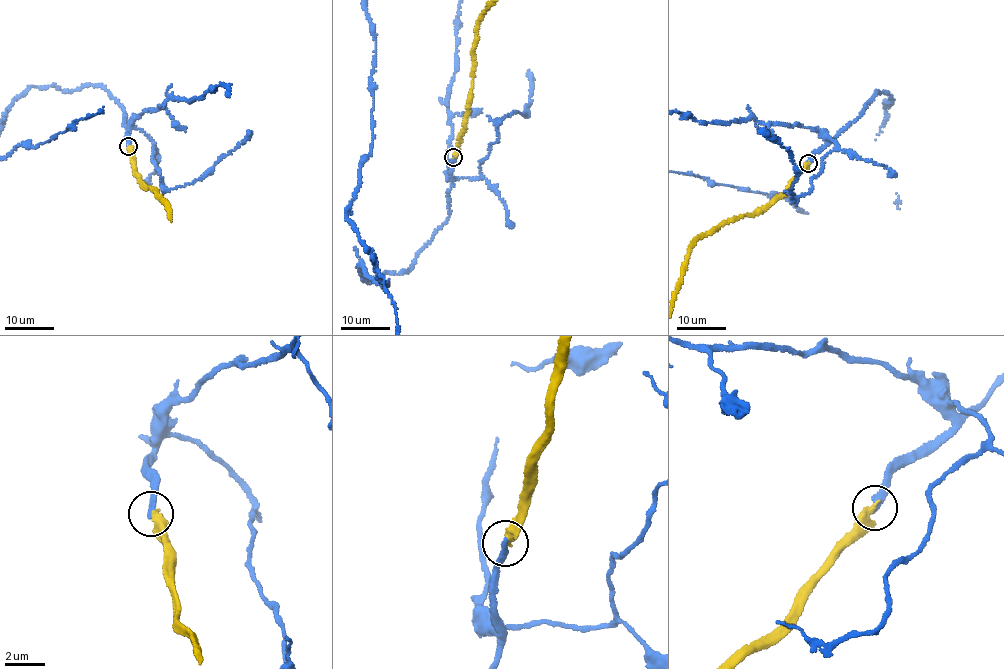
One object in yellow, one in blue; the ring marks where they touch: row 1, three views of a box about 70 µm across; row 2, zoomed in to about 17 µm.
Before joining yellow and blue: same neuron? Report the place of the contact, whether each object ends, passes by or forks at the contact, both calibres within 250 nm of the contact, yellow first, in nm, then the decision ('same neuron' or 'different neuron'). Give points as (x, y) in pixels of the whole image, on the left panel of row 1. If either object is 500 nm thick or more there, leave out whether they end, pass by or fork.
place (128, 146); yellow ends; blue ends; calibres 360 and 320 nm; different neuron

